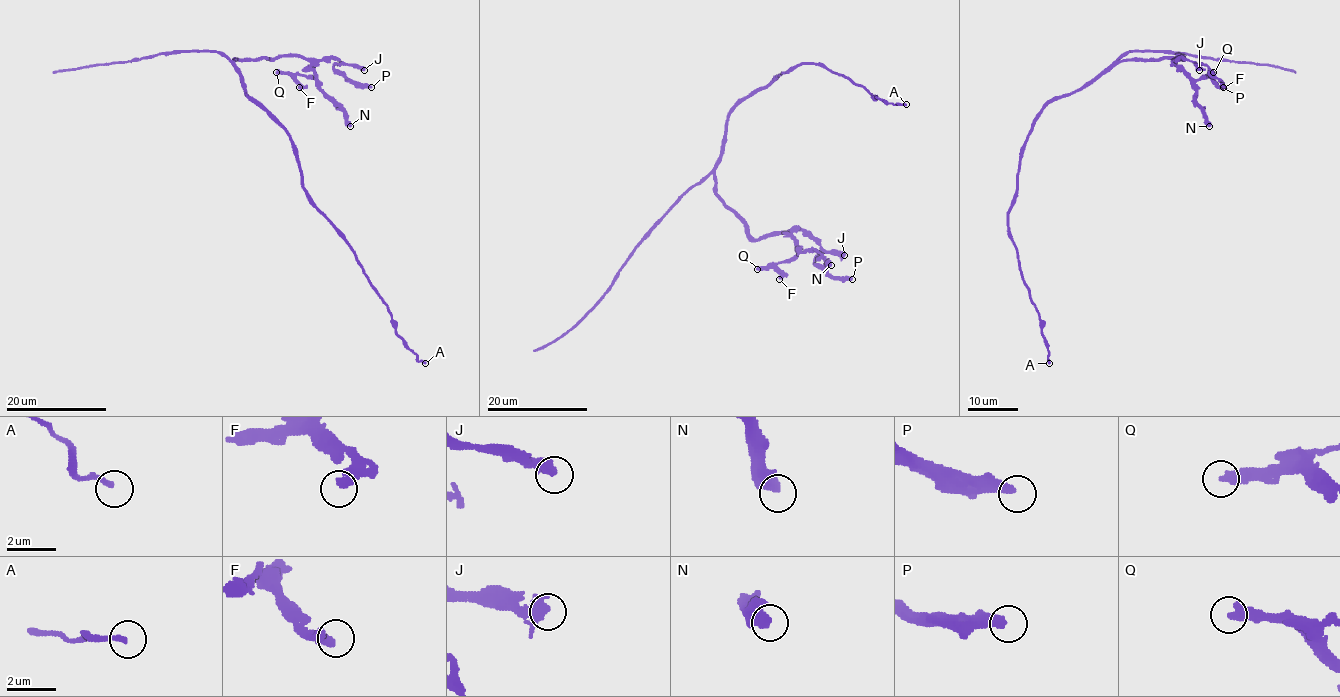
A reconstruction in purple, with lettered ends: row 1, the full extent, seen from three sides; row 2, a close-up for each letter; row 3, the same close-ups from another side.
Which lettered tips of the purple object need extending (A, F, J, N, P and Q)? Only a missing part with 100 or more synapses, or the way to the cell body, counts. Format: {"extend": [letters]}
{"extend": []}

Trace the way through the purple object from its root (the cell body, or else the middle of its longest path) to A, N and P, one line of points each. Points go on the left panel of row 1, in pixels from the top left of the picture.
A: (255, 100), (290, 137), (307, 199), (349, 245), (370, 286), (386, 306), (395, 332), (417, 358), (425, 363)
N: (255, 100), (246, 94), (235, 66), (236, 60), (302, 56), (311, 62), (317, 85), (343, 110), (350, 126)
P: (255, 100), (246, 94), (236, 60), (336, 58), (340, 61), (334, 65), (336, 70), (354, 82), (371, 87)

